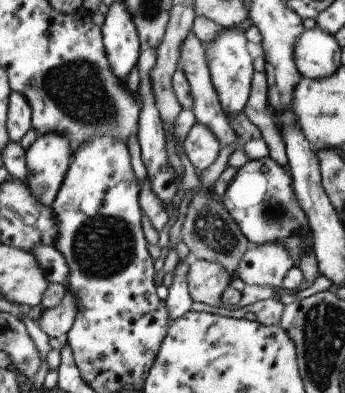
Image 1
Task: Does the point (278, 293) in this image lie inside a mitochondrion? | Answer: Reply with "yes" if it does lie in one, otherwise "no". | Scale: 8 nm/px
no

